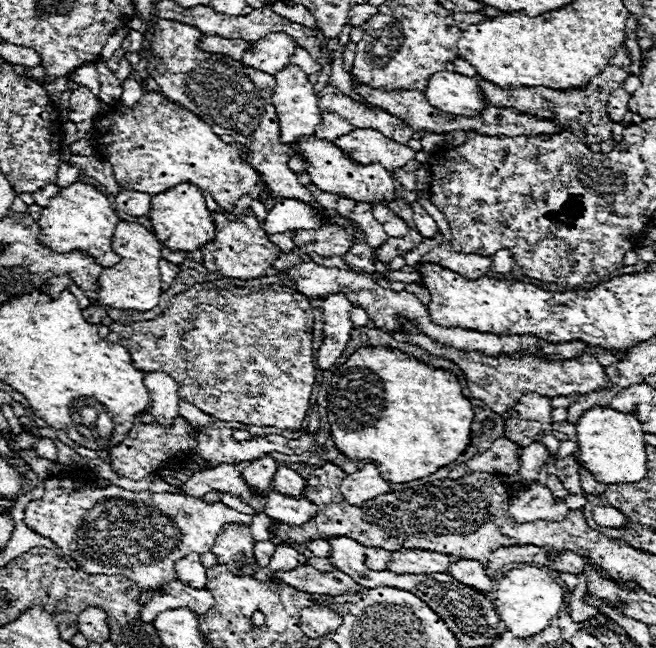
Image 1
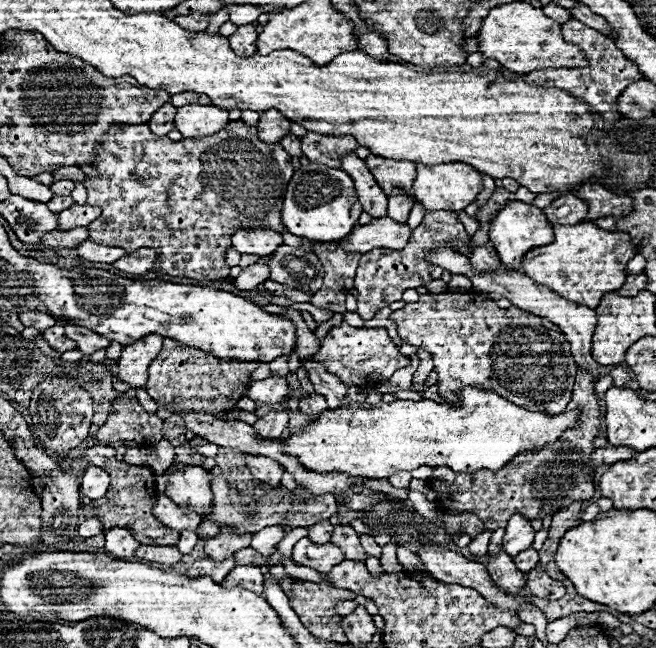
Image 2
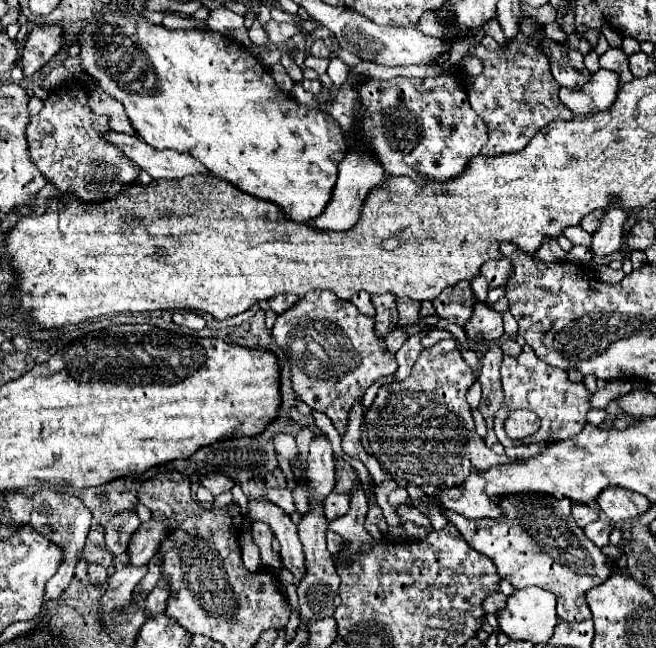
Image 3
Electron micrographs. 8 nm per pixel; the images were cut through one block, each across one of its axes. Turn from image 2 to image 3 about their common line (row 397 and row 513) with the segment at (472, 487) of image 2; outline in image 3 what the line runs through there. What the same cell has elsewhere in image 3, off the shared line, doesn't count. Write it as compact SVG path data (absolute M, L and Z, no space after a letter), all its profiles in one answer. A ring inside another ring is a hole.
M574 504L572 506L572 516L574 516L574 520L580 528L588 526L590 522L594 522L598 518L598 514L588 504Z

